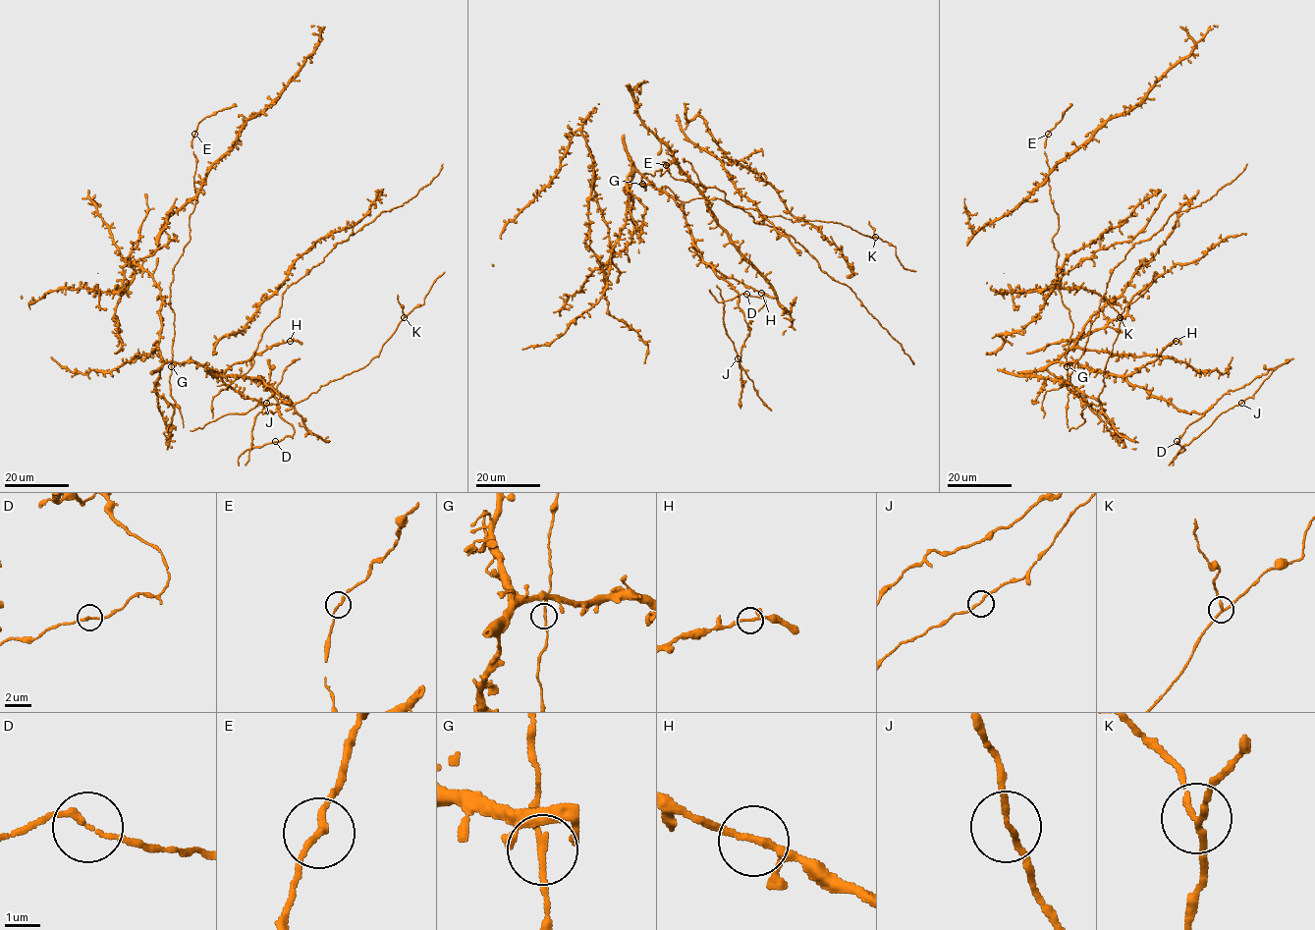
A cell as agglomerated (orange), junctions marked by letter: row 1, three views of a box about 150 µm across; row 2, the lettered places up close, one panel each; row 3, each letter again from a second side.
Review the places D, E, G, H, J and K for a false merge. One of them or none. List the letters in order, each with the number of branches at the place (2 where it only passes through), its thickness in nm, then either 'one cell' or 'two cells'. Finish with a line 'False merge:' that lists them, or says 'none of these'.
D: 2 | 170 nm | one cell
E: 2 | 170 nm | one cell
G: 2 | 170 nm | one cell
H: 3 | 160 nm | one cell
J: 2 | 150 nm | one cell
K: 3 | 160 nm | two cells
False merge: K

